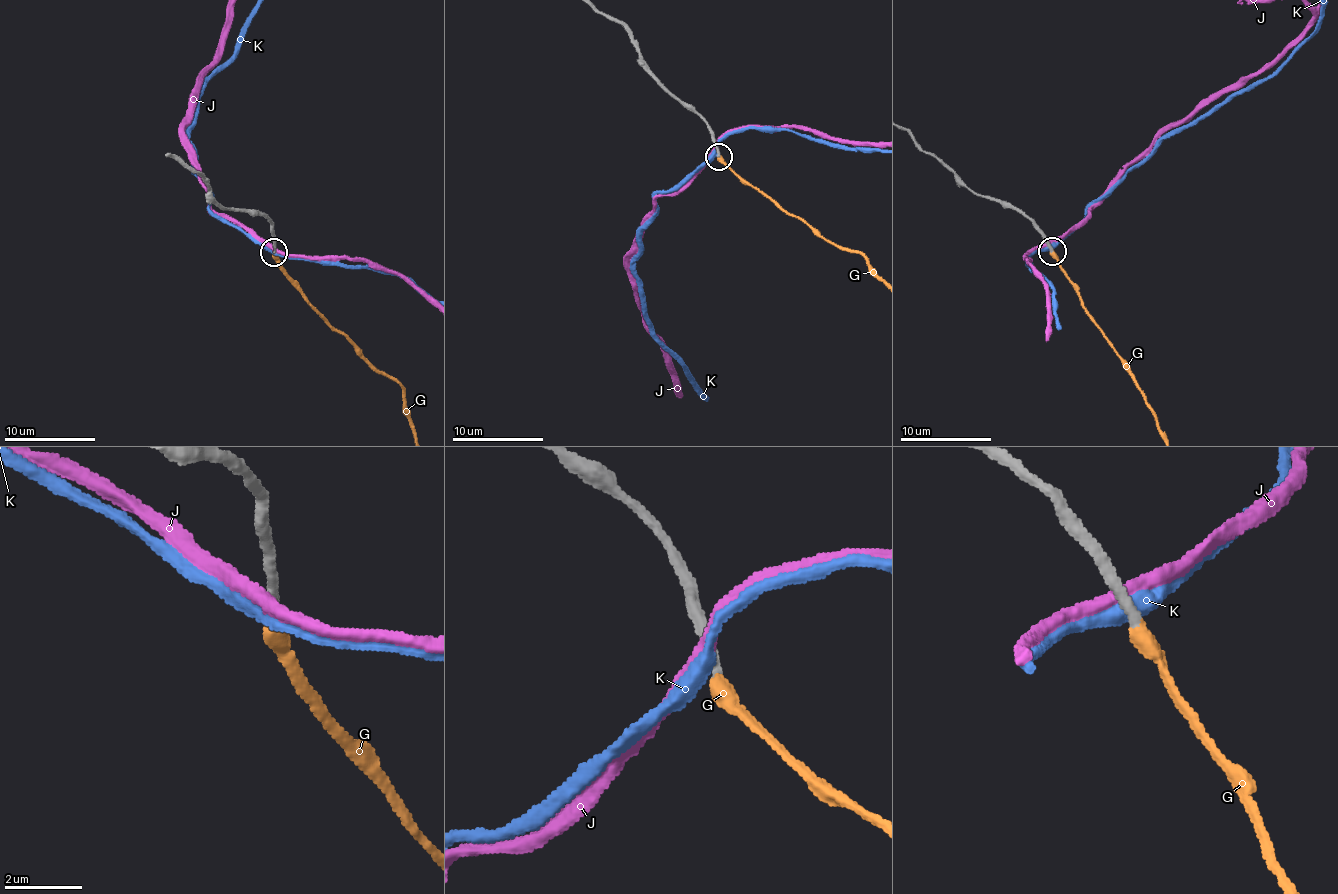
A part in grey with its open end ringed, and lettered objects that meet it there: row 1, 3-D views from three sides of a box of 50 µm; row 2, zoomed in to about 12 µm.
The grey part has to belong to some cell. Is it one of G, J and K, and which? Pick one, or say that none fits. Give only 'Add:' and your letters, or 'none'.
Add: G

